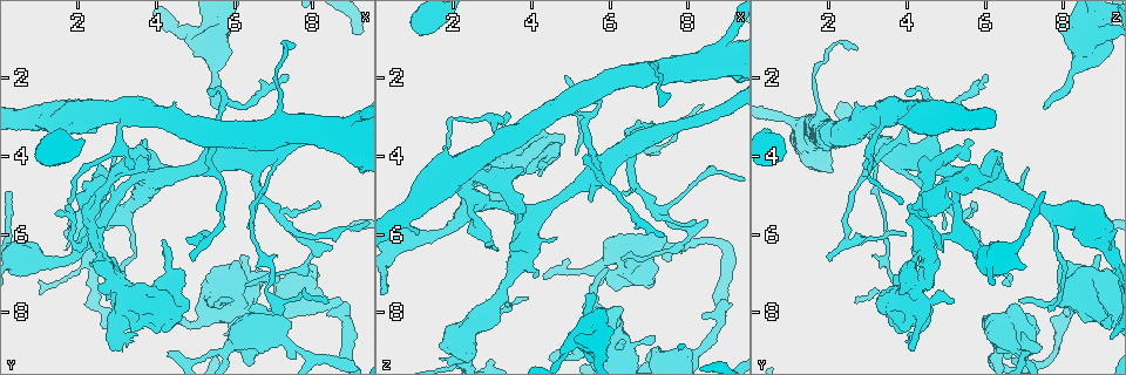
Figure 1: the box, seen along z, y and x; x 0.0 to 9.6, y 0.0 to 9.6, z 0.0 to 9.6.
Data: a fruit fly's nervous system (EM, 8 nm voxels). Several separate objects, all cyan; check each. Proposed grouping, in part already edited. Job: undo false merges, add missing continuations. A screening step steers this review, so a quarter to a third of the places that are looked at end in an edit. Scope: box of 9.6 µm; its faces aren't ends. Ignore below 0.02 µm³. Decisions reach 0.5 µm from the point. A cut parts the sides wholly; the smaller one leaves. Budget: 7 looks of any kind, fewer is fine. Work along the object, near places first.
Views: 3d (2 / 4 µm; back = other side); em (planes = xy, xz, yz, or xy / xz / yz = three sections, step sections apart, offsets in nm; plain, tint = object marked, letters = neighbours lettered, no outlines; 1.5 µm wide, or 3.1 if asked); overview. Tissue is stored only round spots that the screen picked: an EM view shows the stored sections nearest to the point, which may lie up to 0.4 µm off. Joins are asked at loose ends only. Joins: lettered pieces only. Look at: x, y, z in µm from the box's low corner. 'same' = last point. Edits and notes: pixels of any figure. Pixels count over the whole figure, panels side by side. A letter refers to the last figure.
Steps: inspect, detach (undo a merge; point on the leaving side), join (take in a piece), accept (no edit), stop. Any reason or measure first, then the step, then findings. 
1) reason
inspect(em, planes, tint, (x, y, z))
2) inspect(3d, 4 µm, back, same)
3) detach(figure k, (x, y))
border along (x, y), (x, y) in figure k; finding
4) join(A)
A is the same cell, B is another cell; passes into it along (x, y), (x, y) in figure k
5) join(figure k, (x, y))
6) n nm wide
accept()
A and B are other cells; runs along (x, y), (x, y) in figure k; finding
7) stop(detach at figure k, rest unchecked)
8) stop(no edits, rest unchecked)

thick end
inspect(em, planes, letters, (6.60, 8.80, 7.20))

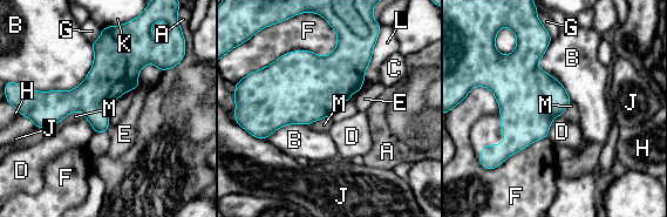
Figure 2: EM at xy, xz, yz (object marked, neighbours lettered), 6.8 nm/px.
accept()
A, B, C, D, E, F, G, H, J, K, L and M are other cells; border along (84, 114), (70, 112), (36, 128) in figure 2; no lettered piece goes on from it

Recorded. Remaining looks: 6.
inspect(em, xy, step 4, letters, (3.75, 4.45, 4.45))

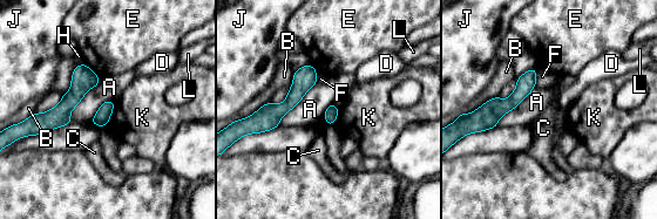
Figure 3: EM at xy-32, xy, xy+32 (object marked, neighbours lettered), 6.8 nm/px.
A touches over 380 nm
accept()
A, B, C, D, E, F, H, J, K and L are other cells; border along (115, 103), (109, 121), (105, 125) in figure 3; none of them fits

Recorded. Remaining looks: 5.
calibre changes
inspect(3d, 4 µm, back, (5.65, 1.20, 9.00))

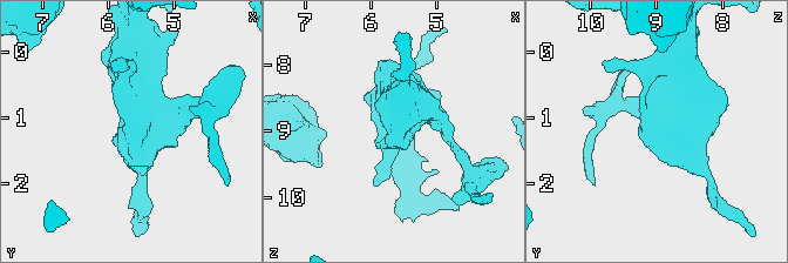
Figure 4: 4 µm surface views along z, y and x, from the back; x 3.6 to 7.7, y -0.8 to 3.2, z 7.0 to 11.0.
inspect(em, xz, step 8, letters, (5.60, 1.25, 9.00))

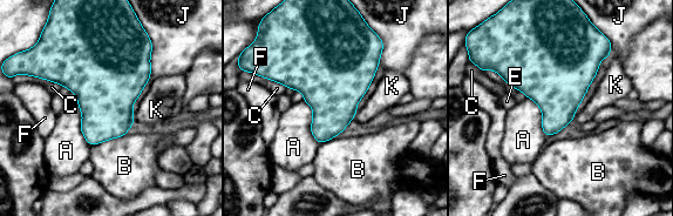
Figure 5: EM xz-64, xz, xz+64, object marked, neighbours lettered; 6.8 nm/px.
accept()
A, B, C, E, F, J and K are other cells; continuous, no second neuron

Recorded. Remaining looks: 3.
stop(no edits, rest unchecked)

